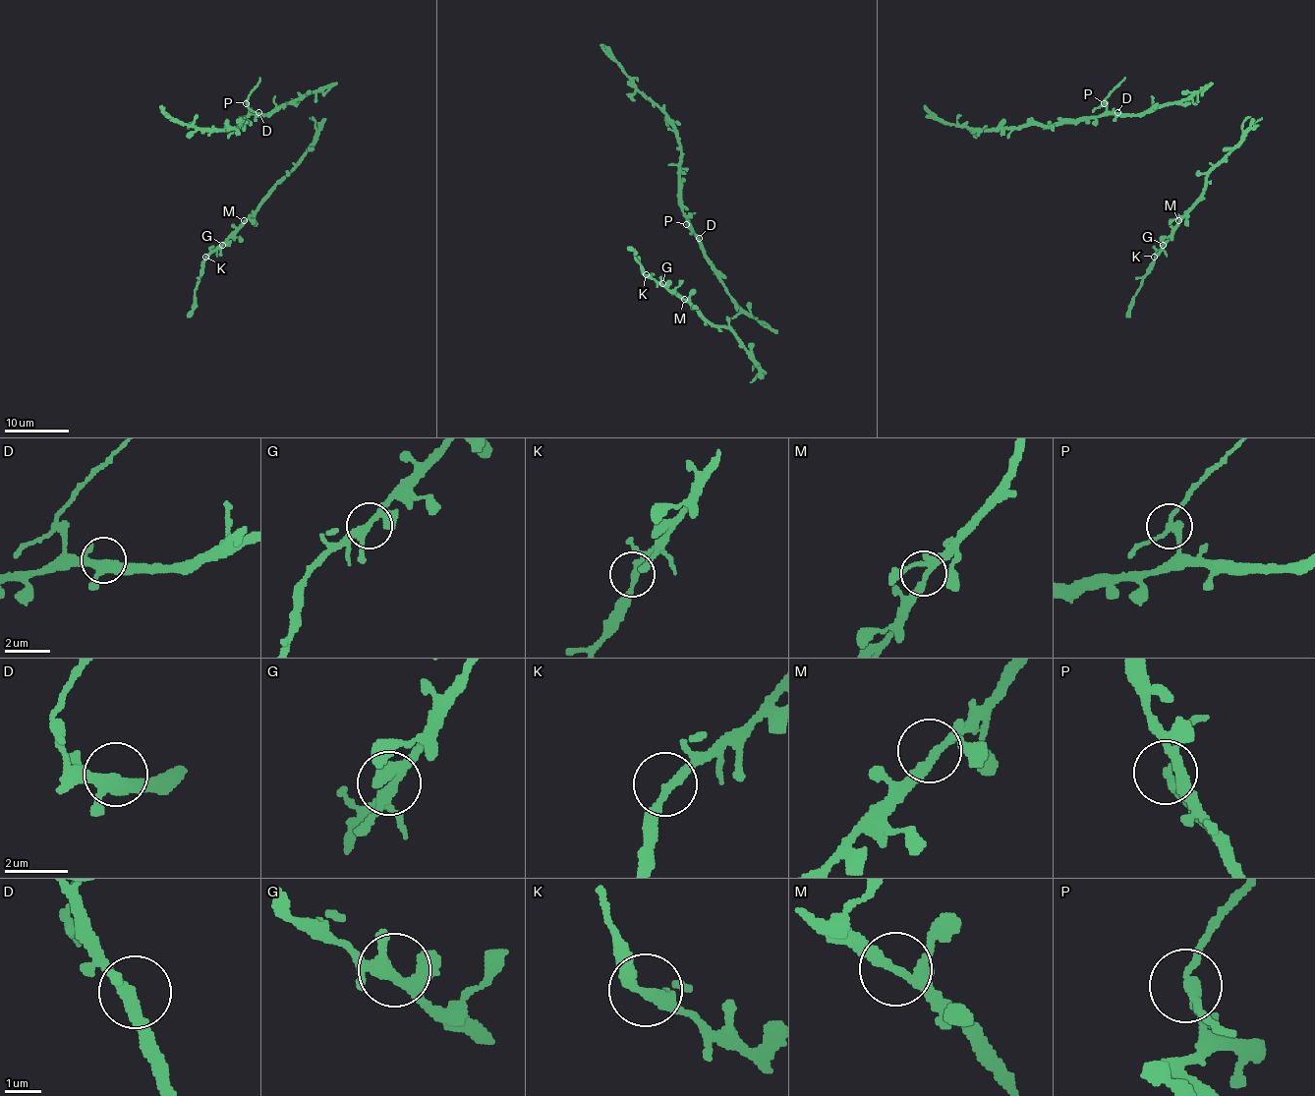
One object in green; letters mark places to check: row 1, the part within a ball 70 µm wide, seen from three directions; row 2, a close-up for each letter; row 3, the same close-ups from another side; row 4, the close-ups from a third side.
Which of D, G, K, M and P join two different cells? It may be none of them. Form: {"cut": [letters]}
{"cut": ["P"]}

